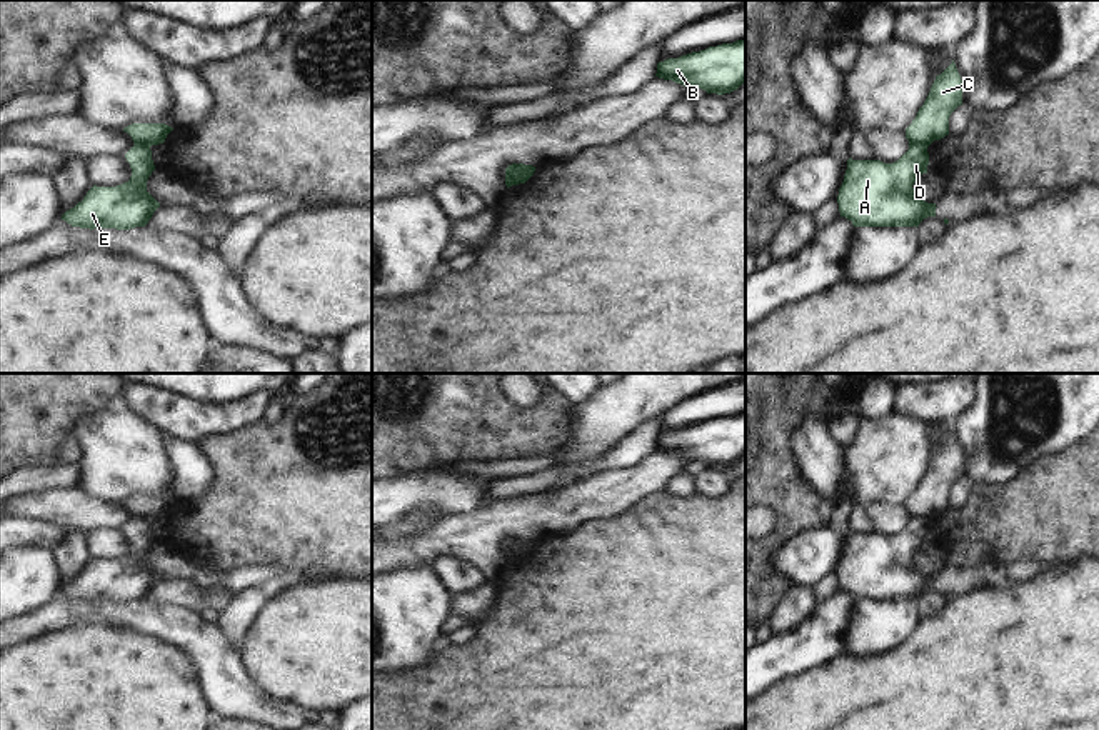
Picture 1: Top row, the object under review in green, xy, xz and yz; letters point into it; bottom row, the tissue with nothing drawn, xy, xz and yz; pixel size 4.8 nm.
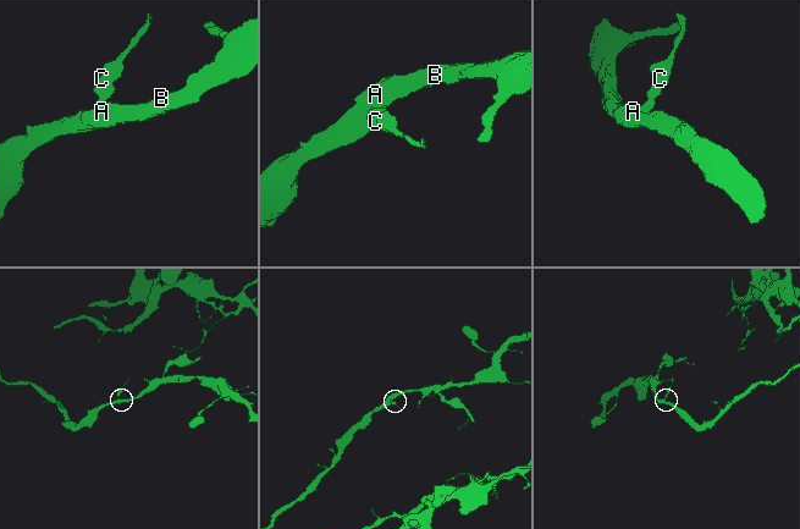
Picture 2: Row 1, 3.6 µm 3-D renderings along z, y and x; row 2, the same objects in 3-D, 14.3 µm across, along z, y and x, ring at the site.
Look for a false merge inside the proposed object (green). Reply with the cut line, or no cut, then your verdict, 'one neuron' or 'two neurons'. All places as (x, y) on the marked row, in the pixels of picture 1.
yz (909, 142), (926, 147) | two neurons

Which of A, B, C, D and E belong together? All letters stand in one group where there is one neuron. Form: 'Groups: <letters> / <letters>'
Groups: A B D E / C.

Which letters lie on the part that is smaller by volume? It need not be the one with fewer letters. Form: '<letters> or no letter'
C

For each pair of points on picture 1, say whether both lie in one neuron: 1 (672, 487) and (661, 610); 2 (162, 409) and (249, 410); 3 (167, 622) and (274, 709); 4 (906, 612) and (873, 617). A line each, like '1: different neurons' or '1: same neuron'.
1: different neurons
2: same neuron
3: same neuron
4: same neuron

